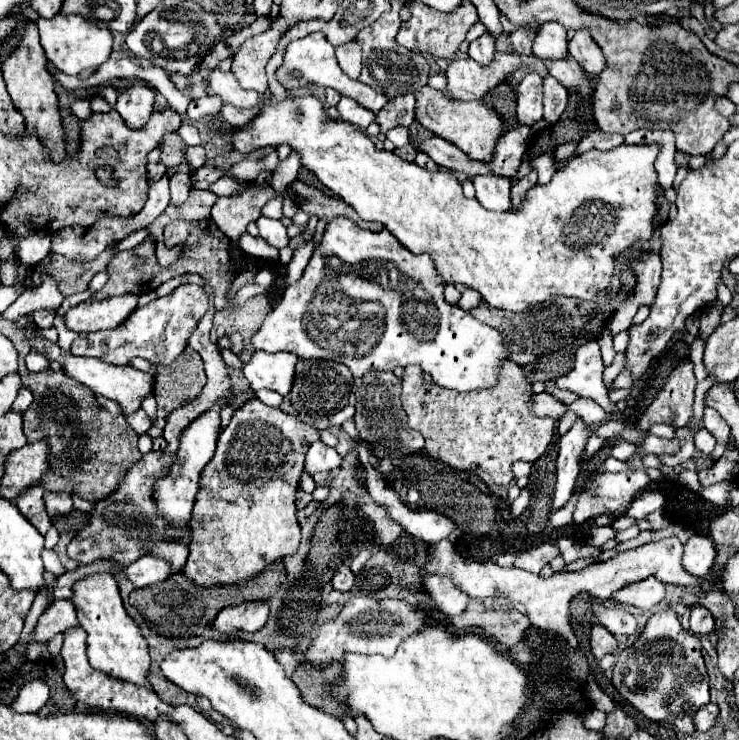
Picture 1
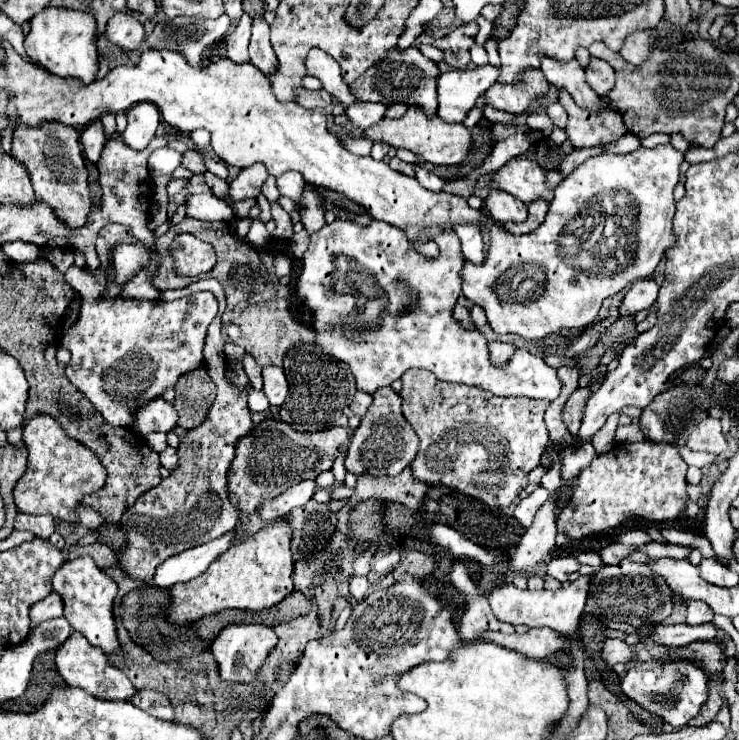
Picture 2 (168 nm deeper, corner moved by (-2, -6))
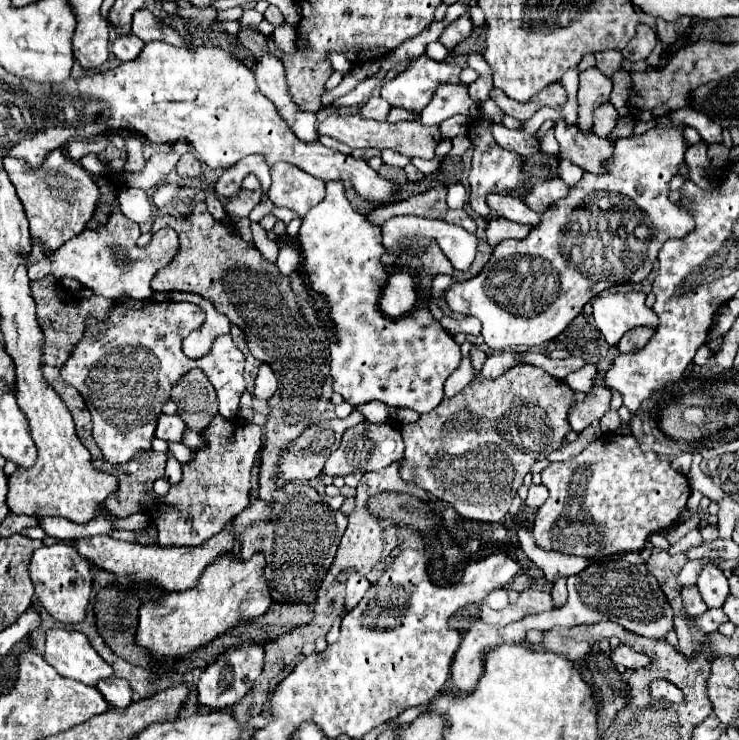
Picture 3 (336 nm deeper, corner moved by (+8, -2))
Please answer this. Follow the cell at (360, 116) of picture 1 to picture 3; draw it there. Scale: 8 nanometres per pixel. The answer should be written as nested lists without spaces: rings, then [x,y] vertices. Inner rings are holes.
[[[371,96],[361,108],[359,108],[359,116],[361,118],[369,118],[369,120],[385,120],[389,114],[391,104],[385,102],[379,96]]]

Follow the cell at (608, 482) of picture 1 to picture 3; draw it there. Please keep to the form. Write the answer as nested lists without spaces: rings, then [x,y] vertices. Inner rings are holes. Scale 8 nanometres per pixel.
[[[603,434],[601,438],[591,442],[579,456],[573,456],[565,462],[551,462],[541,472],[541,478],[549,488],[549,498],[537,510],[533,522],[537,546],[545,550],[559,550],[565,554],[589,556],[595,560],[603,560],[621,552],[641,550],[649,534],[667,530],[679,522],[691,494],[687,476],[673,470],[667,458],[661,458],[655,452],[641,452],[637,440],[631,434]]]

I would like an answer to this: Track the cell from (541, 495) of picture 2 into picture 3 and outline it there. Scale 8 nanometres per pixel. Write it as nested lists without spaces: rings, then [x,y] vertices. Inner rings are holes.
[[[515,522],[515,530],[521,549],[543,570],[549,582],[557,582],[561,576],[579,574],[589,564],[589,558],[583,558],[583,556],[569,556],[569,554],[561,554],[555,550],[539,548],[534,543],[531,528],[523,522]]]

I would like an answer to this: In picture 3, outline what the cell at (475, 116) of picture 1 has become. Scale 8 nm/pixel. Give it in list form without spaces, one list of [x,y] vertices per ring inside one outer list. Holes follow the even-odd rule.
[[[333,114],[333,116],[325,118],[319,124],[319,134],[327,134],[327,136],[331,136],[331,138],[335,138],[335,140],[351,146],[351,148],[377,148],[377,150],[391,148],[391,150],[405,154],[409,158],[419,156],[419,158],[425,158],[425,160],[435,158],[435,148],[441,142],[439,126],[425,126],[419,120],[405,120],[405,122],[397,122],[397,124],[377,122],[377,120],[359,118],[357,114],[353,114],[353,116]]]

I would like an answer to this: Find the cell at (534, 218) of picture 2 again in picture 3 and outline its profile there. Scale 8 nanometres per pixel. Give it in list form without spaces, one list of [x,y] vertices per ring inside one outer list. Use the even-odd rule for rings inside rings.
[[[489,220],[487,226],[487,242],[491,246],[495,246],[497,242],[505,240],[505,238],[517,238],[523,240],[527,234],[531,232],[529,224],[519,224],[519,222],[511,222],[511,220]]]

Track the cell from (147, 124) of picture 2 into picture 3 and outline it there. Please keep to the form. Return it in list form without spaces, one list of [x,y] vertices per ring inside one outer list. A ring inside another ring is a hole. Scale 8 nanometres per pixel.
[[[123,132],[121,138],[125,140],[125,148],[127,148],[127,160],[125,160],[123,170],[125,172],[139,172],[139,170],[143,170],[145,160],[143,160],[143,140],[141,140],[141,136]]]

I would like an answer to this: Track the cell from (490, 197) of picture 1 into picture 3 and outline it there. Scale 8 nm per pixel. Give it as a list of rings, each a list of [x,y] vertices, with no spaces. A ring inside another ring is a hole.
[[[489,194],[487,196],[487,206],[495,216],[521,222],[521,224],[531,224],[535,226],[539,222],[539,214],[529,210],[523,200],[511,198],[507,194]]]

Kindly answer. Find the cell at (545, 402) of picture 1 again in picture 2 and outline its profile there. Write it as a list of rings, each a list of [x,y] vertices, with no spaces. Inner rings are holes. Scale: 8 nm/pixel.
[[[579,388],[571,394],[571,398],[567,400],[567,404],[563,408],[563,422],[567,424],[567,428],[573,436],[577,436],[577,432],[579,432],[579,426],[583,420],[583,406],[587,404],[589,396],[591,396],[589,388]]]

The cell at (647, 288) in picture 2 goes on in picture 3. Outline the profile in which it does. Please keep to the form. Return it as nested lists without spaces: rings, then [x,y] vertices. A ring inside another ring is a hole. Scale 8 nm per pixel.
[[[645,292],[599,296],[593,302],[593,318],[609,346],[615,346],[627,330],[639,324],[657,326],[657,316],[645,306]]]

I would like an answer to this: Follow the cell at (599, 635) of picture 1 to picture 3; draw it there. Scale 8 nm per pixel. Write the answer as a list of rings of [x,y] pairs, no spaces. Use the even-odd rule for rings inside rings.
[[[619,644],[617,648],[611,648],[609,656],[615,664],[623,664],[625,668],[631,668],[631,670],[643,668],[643,666],[649,664],[649,658],[645,654],[639,654],[639,652],[635,652],[635,650],[631,650],[629,646],[623,646],[623,644]]]

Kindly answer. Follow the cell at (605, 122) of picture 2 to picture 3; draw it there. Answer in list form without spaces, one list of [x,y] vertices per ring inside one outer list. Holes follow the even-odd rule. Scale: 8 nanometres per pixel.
[[[559,120],[555,124],[555,138],[561,146],[559,156],[573,162],[573,164],[577,164],[583,170],[589,170],[589,172],[603,172],[601,162],[613,154],[613,144],[609,140],[597,136],[595,132],[585,132],[577,124],[565,124],[565,120]]]

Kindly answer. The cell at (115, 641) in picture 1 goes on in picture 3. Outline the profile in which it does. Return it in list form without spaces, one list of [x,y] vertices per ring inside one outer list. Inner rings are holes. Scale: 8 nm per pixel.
[[[53,544],[35,550],[29,574],[35,584],[35,596],[39,598],[41,606],[59,622],[63,624],[77,624],[85,620],[87,606],[91,602],[93,590],[93,572],[89,562],[77,554],[77,548],[71,544]]]

